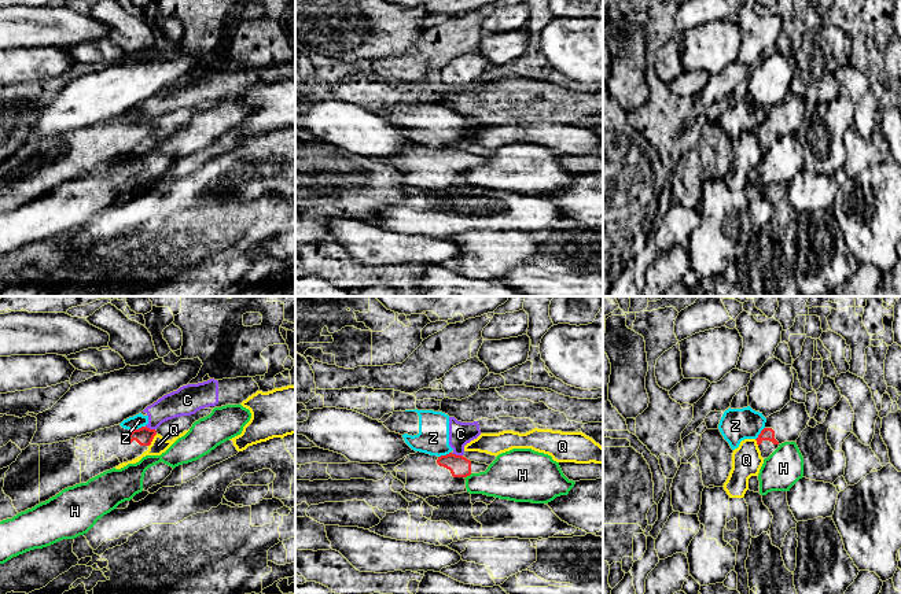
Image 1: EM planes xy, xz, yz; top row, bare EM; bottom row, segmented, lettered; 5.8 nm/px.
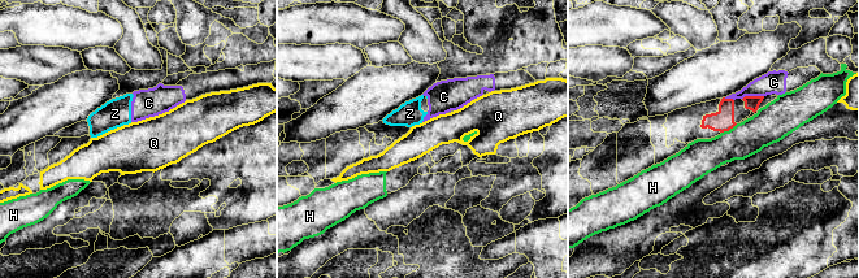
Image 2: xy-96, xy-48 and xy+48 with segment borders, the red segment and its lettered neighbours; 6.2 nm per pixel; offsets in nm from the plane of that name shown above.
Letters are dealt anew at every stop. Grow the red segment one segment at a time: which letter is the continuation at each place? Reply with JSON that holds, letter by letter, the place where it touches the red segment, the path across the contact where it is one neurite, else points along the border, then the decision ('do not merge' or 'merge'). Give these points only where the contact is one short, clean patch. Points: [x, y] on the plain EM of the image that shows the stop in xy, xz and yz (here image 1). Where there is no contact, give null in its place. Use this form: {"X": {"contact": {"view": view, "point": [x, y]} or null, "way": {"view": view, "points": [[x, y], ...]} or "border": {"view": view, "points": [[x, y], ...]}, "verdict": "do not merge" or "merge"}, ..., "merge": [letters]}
{"C": {"contact": {"view": "xz", "point": [455, 147]}, "verdict": "do not merge"}, "H": {"contact": {"view": "xz", "point": [467, 168]}, "verdict": "do not merge"}, "Q": {"contact": {"view": "xy", "point": [151, 133]}, "border": {"view": "xy", "points": [[157, 126], [149, 139]]}, "verdict": "do not merge"}, "Z": {"contact": {"view": "xy", "point": [136, 122]}, "border": {"view": "xy", "points": [[143, 118], [131, 124]]}, "verdict": "do not merge"}, "merge": []}

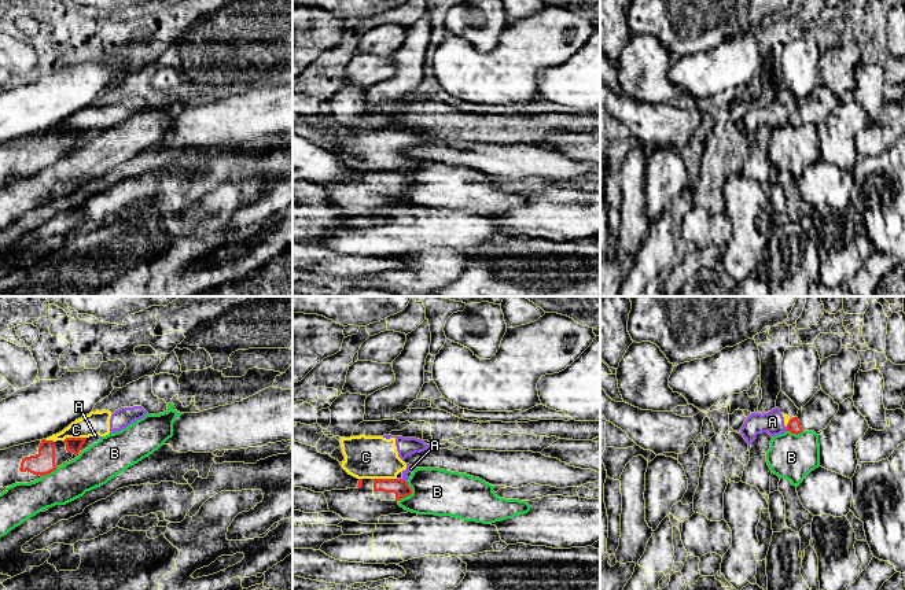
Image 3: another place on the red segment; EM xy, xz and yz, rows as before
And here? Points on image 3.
{"A": {"contact": {"view": "yz", "point": [787, 121]}, "border": {"view": "yz", "points": [[786, 120], [787, 122]]}, "verdict": "do not merge"}, "B": {"contact": {"view": "xz", "point": [409, 187]}, "verdict": "do not merge"}, "C": {"contact": {"view": "xz", "point": [385, 172]}, "verdict": "do not merge"}, "merge": []}

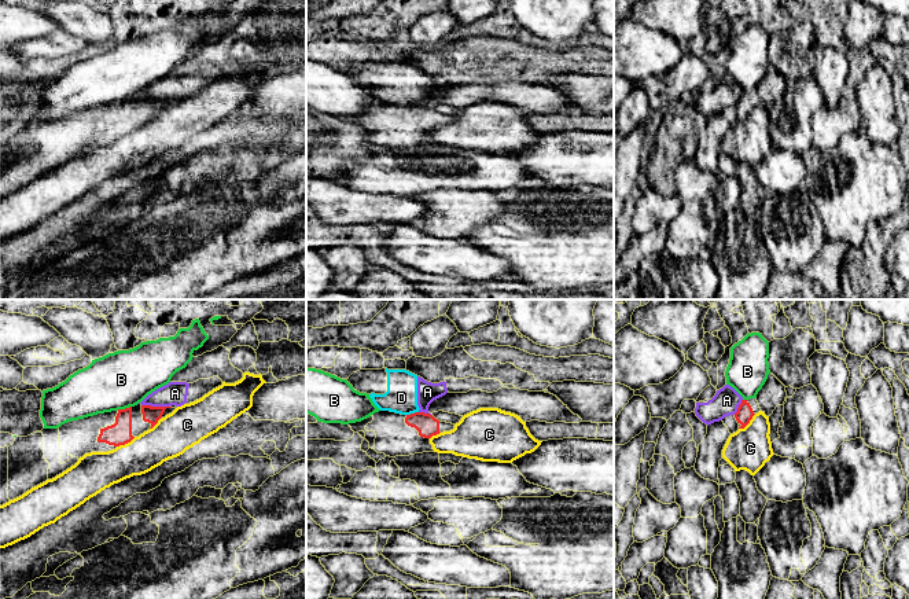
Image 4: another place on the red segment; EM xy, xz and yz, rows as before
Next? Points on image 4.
{"A": {"contact": {"view": "xy", "point": [155, 99]}, "verdict": "do not merge"}, "B": {"contact": {"view": "xy", "point": [125, 100]}, "border": {"view": "xy", "points": [[131, 98], [117, 102]]}, "verdict": "do not merge"}, "C": {"contact": {"view": "yz", "point": [747, 116]}, "verdict": "do not merge"}, "D": {"contact": {"view": "xz", "point": [412, 106]}, "border": {"view": "xz", "points": [[418, 103], [407, 107]]}, "verdict": "do not merge"}, "merge": []}

